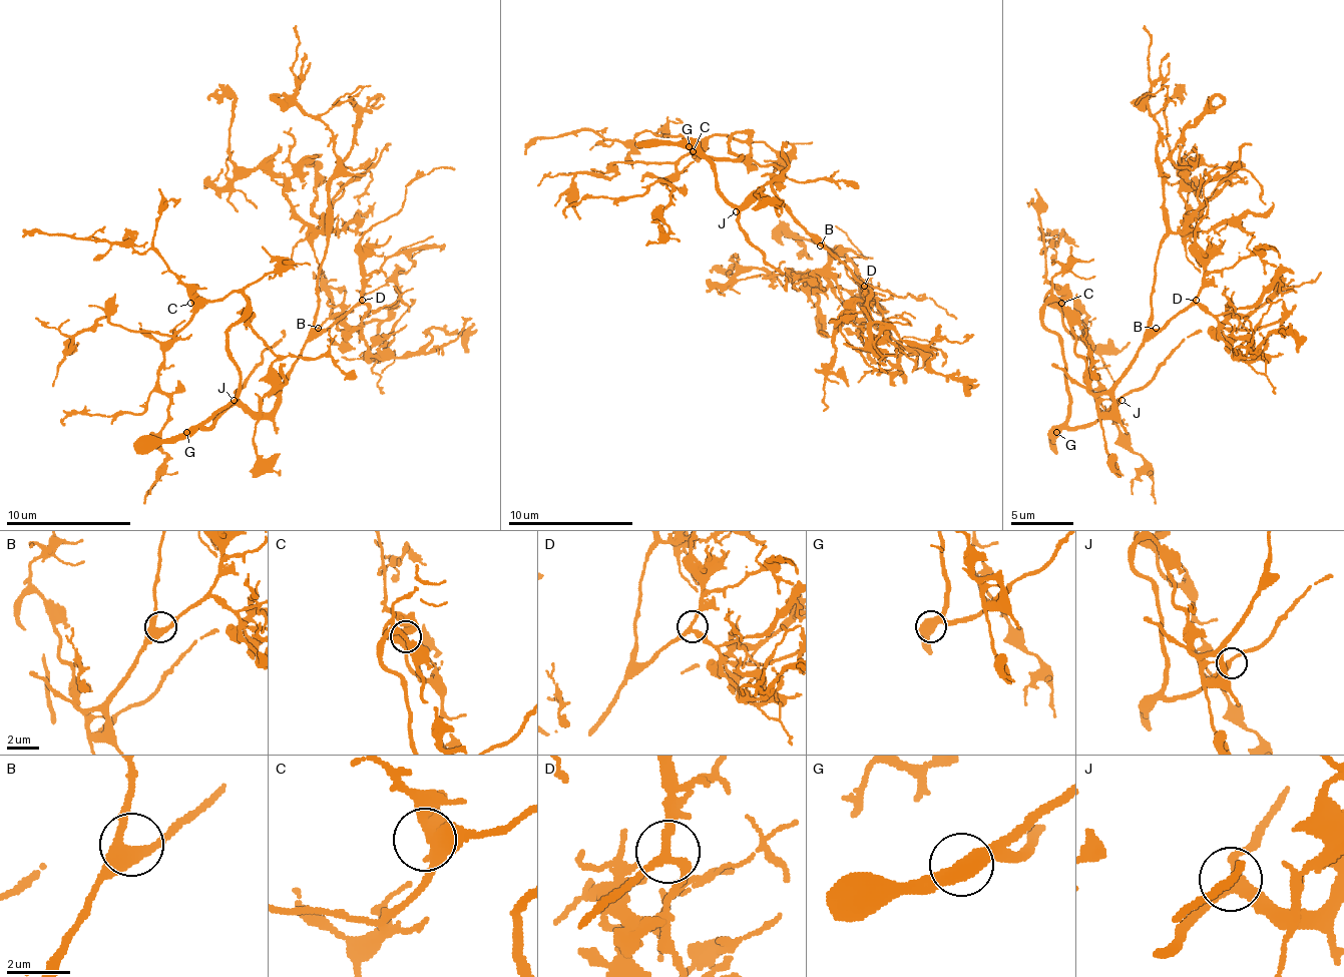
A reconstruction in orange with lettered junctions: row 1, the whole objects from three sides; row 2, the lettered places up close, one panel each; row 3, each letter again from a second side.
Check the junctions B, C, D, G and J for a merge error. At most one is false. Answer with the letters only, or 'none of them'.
none of them

